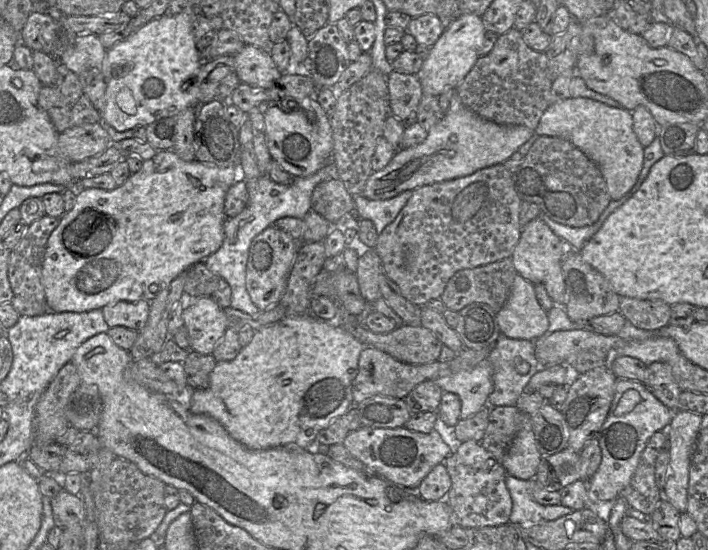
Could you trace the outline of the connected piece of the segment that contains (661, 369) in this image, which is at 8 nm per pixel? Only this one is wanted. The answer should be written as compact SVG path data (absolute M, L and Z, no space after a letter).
M654 362L648 365L644 384L669 409L679 410L679 396L682 390L667 362Z

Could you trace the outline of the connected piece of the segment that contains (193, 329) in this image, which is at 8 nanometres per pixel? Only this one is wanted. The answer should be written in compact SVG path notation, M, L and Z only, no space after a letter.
M210 297L186 300L183 322L188 332L190 350L203 355L212 354L227 329L223 309Z

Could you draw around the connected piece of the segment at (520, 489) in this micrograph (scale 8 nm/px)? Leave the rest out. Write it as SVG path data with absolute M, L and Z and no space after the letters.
M512 475L506 476L506 487L512 499L509 523L531 527L571 514L575 510L559 505L542 505L530 493L531 480L522 480Z

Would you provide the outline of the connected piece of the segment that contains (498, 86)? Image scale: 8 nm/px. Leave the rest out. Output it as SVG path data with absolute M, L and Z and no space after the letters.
M513 27L498 37L489 54L478 58L464 80L456 87L456 92L468 109L489 121L499 125L522 125L535 131L544 111L550 106L553 80L546 53L530 48L525 43L522 32Z

